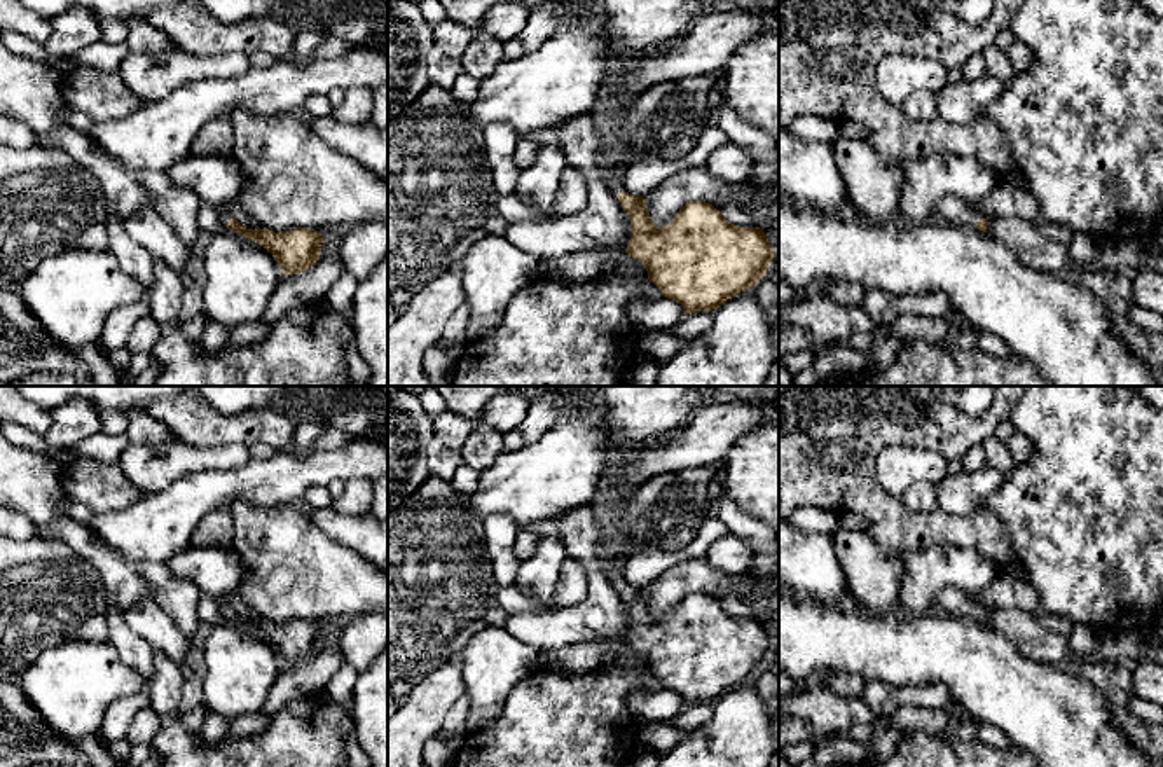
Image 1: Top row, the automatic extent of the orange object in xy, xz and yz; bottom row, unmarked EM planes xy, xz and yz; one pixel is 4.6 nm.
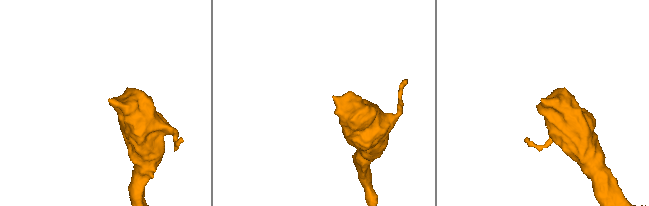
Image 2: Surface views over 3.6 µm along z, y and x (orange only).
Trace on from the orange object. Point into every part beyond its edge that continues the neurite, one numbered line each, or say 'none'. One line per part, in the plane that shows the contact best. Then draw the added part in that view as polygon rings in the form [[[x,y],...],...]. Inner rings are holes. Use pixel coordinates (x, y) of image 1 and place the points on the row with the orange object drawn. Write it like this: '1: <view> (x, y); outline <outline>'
1: yz (950, 208); outline [[[953,196],[939,199],[936,213],[939,213],[948,224],[964,222],[973,227],[976,227],[978,218],[987,218],[980,206]]]

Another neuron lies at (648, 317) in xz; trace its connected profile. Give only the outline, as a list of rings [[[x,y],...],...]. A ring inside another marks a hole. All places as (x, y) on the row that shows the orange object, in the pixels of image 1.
[[[641,297],[629,306],[629,316],[641,334],[650,334],[674,328],[685,320],[686,313],[672,299],[648,301]]]

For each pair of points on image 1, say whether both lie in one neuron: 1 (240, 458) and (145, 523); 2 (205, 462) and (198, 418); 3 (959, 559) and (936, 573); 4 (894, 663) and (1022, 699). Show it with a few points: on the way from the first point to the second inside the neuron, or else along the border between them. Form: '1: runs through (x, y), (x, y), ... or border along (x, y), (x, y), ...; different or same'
1: border along (257, 453), (233, 469), (199, 469), (184, 476); different
2: border along (178, 437), (196, 446), (245, 446); different
3: runs through (954, 565), (942, 568); same
4: runs through (926, 663), (975, 663), (990, 678); same

